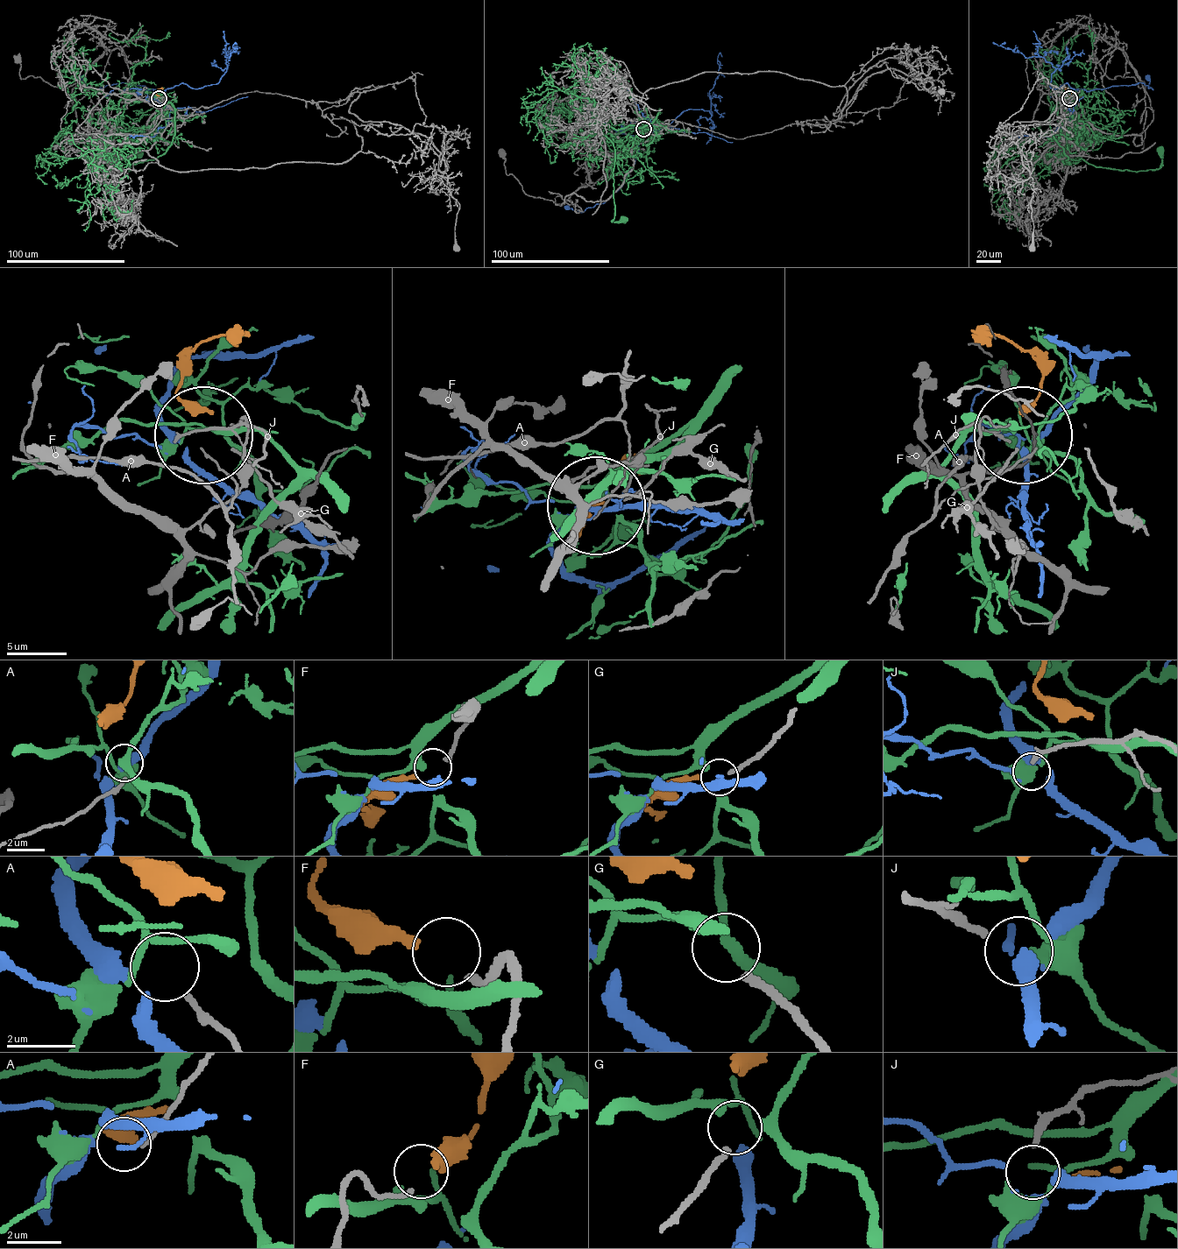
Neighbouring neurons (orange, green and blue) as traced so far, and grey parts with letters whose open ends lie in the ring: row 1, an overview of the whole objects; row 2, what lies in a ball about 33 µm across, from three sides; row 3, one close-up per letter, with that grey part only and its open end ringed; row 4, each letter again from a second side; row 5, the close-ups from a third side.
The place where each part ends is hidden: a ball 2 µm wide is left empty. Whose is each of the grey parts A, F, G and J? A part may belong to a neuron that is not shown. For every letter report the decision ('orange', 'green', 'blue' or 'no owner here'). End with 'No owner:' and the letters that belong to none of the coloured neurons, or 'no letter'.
A: no owner here
F: orange
G: no owner here
J: blue
No owner: A, G

